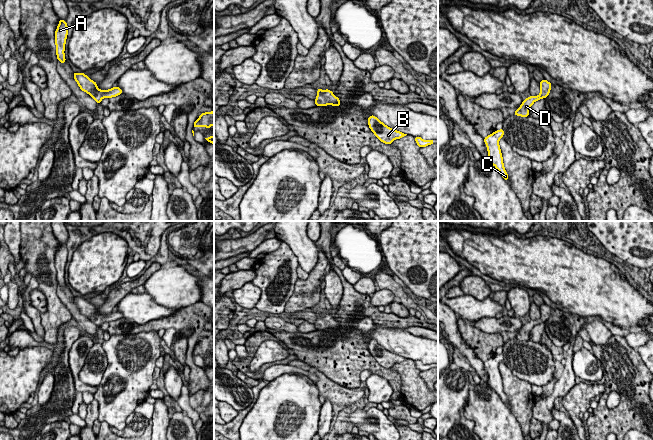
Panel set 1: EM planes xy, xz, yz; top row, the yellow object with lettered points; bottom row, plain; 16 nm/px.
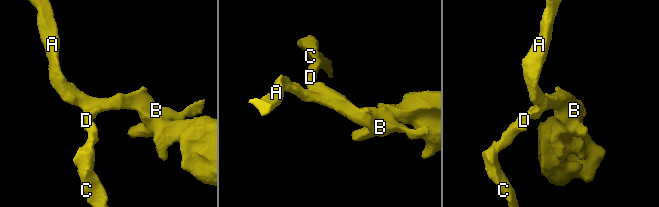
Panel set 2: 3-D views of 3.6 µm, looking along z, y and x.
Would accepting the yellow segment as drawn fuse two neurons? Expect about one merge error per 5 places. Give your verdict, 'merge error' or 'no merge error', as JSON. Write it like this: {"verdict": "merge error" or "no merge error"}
{"verdict": "no merge error"}

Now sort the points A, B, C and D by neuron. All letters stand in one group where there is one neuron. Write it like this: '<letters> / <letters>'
A B C D

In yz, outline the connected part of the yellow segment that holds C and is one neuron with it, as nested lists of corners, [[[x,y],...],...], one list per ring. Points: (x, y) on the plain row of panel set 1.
[[[503,353],[496,354],[494,357],[484,362],[488,374],[488,383],[492,389],[500,396],[502,402],[508,404],[508,398],[504,392],[502,377],[499,370],[499,364],[503,361]]]

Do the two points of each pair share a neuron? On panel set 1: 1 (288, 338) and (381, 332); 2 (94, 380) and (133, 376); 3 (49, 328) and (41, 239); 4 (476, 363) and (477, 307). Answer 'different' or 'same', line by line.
1: different
2: different
3: same
4: different

